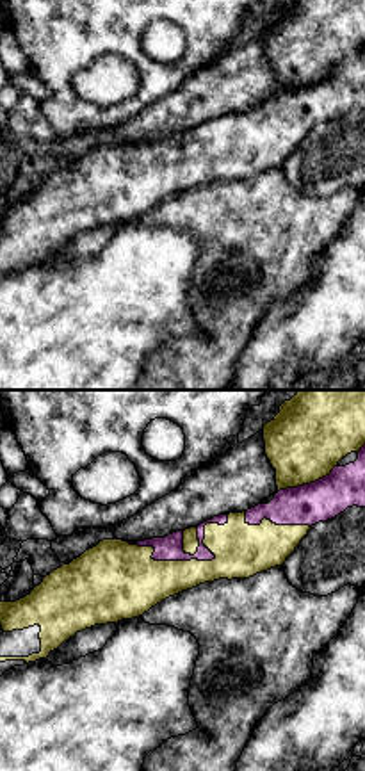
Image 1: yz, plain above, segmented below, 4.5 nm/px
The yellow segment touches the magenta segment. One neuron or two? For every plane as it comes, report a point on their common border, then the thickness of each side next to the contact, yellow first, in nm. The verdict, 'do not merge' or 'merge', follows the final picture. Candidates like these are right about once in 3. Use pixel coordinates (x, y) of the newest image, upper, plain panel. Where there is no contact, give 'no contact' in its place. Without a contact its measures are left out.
(184, 162) | 280/110 nm

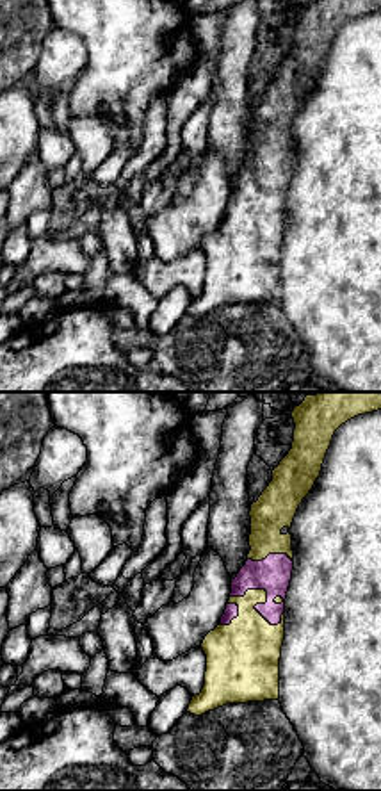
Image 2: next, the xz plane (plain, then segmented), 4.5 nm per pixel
(266, 200) | 300/160 nm

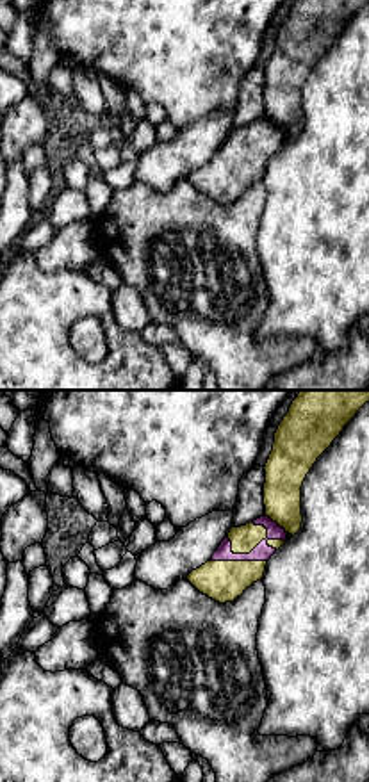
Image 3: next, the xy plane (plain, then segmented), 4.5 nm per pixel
(252, 150) | 120/80 nm

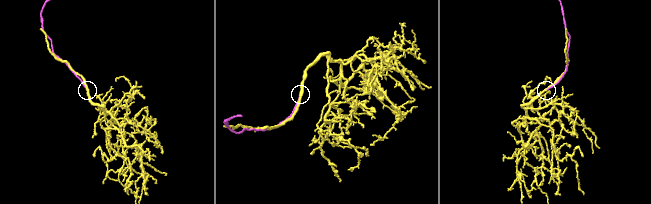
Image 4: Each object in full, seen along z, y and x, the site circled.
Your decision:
merge

